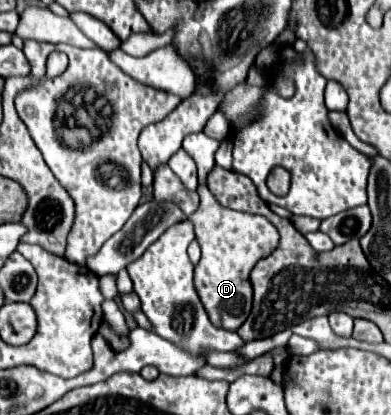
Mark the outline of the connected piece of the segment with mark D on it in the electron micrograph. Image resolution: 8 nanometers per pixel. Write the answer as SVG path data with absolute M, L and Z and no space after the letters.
M201 184L197 188L197 194L201 198L201 206L189 220L197 230L201 262L195 266L193 282L211 322L219 328L237 330L247 320L253 304L253 286L249 274L257 260L265 258L273 250L277 242L275 228L263 216L223 208L211 194L207 184Z

